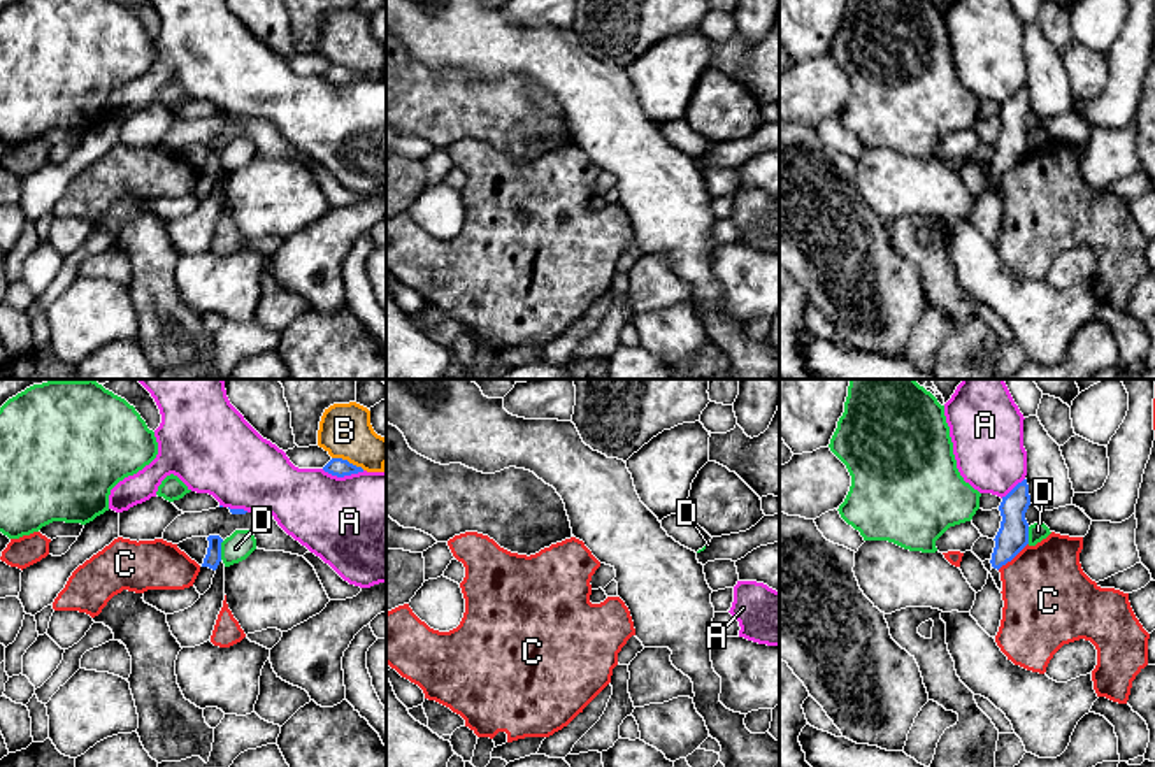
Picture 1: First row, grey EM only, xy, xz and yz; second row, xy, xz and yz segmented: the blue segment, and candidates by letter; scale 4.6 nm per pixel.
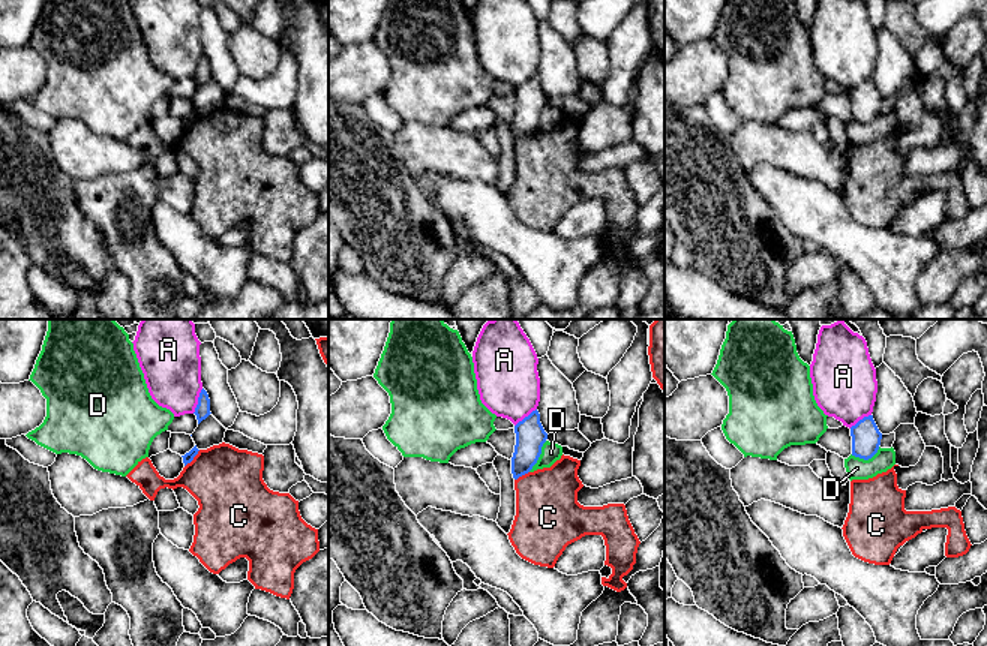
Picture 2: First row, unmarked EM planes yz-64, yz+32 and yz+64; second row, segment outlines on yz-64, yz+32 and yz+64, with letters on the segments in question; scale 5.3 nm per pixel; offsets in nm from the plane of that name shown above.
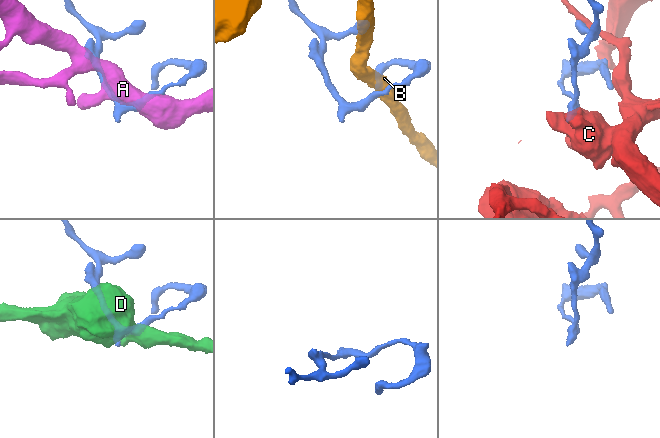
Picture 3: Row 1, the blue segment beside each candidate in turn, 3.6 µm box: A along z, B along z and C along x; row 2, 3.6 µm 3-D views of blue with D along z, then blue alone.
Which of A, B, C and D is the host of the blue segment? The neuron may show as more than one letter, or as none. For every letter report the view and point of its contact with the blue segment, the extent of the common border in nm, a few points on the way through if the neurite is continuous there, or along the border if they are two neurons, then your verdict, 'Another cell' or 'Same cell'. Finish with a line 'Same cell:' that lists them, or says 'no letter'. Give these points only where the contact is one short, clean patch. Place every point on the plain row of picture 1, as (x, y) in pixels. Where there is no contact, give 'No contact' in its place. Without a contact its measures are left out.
A: Touches blue at xy (343, 83). Shared border 200 nm. Another cell
B: Touches blue at xy (346, 67). Shared border 160 nm. Boundary: xy (332, 64), (341, 64), (364, 76). Another cell
C: Touches blue at yz (1011, 165). Shared border 190 nm. Another cell
D: Touches blue at xy (220, 157). Shared border 90 nm. Boundary: xy (223, 148), (220, 165). Another cell
Same cell: no letter

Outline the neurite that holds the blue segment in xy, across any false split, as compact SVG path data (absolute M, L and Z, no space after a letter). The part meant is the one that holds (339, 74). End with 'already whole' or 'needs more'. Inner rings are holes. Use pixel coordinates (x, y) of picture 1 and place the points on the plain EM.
M332 65L323 74L323 77L332 81L332 82L337 82L337 84L344 84L344 82L363 79L362 74L356 74L356 72L349 70L348 67L342 67L342 65Z; already whole

